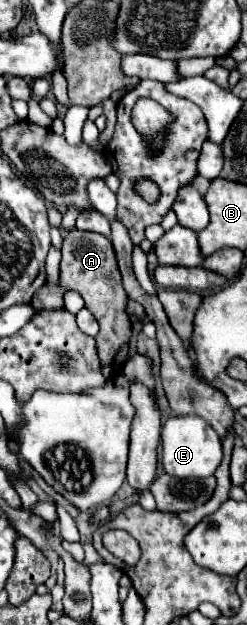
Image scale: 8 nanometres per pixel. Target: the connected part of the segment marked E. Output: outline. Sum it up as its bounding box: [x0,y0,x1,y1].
[161,416,221,478]

